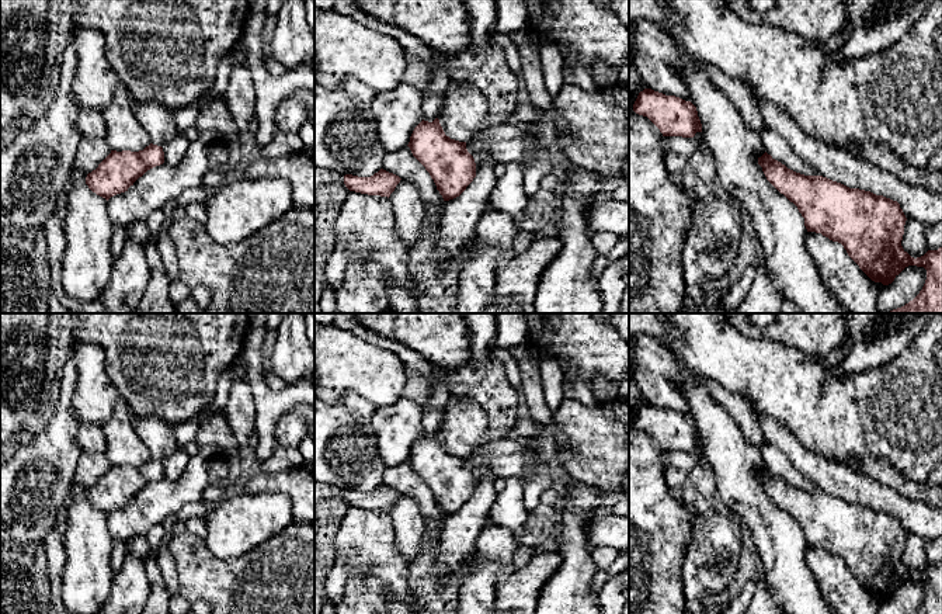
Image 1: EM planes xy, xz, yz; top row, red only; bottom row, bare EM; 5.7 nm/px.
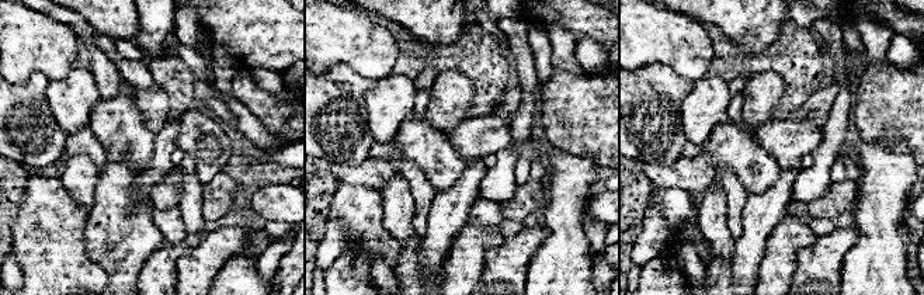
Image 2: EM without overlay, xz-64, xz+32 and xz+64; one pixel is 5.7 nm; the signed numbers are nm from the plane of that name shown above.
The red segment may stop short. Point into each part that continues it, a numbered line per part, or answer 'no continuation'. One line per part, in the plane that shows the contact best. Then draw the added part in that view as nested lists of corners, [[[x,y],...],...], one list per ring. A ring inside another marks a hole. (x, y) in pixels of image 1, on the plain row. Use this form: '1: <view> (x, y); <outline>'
no continuation

